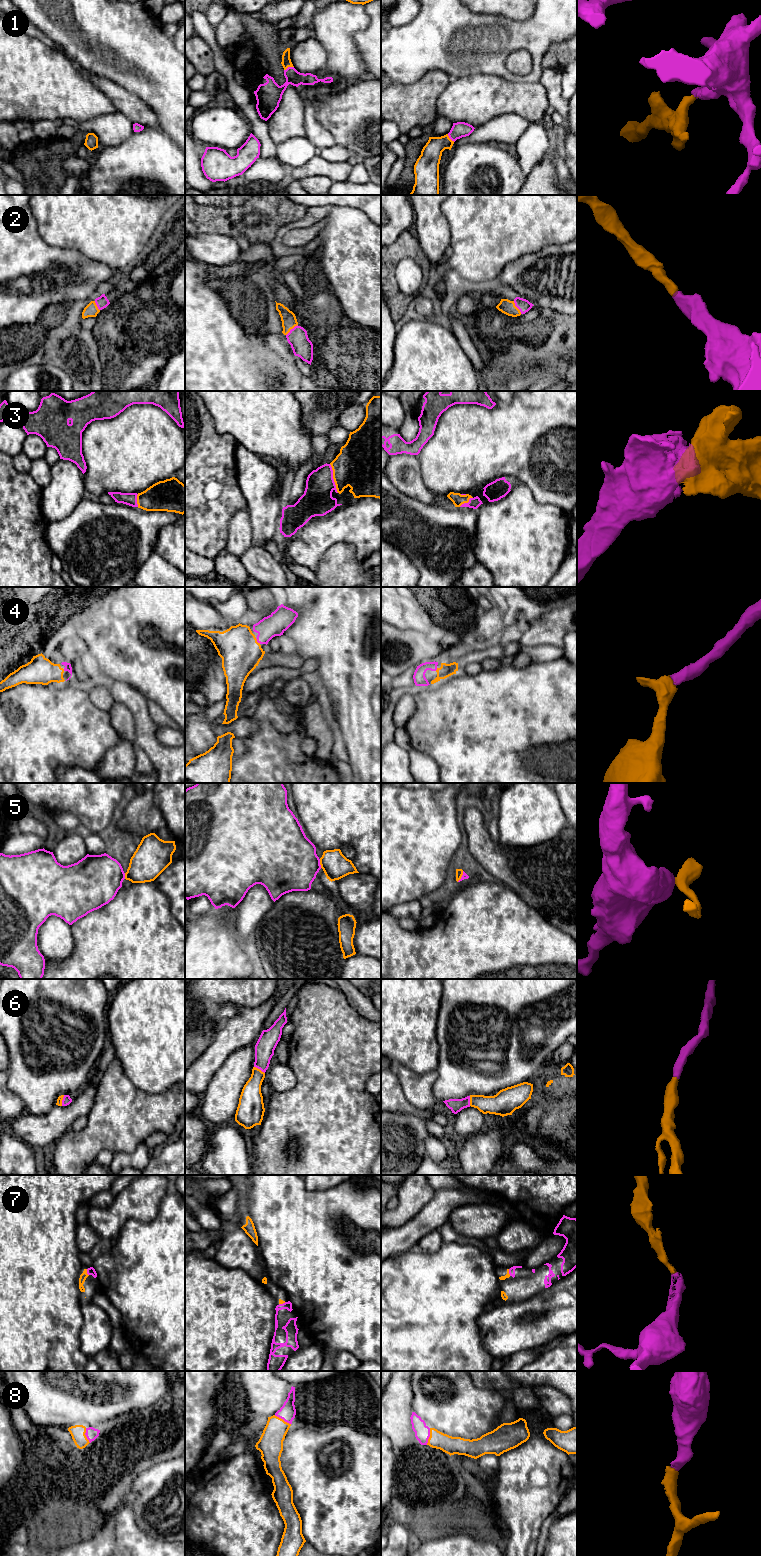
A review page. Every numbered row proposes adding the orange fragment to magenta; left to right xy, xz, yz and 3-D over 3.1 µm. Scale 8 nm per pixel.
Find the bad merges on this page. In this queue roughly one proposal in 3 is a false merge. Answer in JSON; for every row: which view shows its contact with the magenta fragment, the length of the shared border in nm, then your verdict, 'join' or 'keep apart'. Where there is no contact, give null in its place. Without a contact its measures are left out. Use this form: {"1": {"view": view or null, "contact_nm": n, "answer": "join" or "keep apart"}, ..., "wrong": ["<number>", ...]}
{"1": {"view": "xz", "contact_nm": 90, "answer": "join"}, "2": {"view": "xz", "contact_nm": 130, "answer": "join"}, "3": {"view": "xz", "contact_nm": 240, "answer": "join"}, "4": {"view": "xz", "contact_nm": 60, "answer": "join"}, "5": {"view": "xz", "contact_nm": 70, "answer": "keep apart"}, "6": {"view": "xz", "contact_nm": 110, "answer": "join"}, "7": {"view": "xy", "contact_nm": 60, "answer": "join"}, "8": {"view": "yz", "contact_nm": 140, "answer": "join"}, "wrong": ["5"]}

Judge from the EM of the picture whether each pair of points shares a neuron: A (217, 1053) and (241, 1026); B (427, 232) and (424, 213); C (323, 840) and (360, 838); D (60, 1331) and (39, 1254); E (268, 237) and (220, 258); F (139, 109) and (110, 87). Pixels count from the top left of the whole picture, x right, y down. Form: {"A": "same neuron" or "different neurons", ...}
{"A": "same neuron", "B": "same neuron", "C": "same neuron", "D": "same neuron", "E": "different neurons", "F": "same neuron"}

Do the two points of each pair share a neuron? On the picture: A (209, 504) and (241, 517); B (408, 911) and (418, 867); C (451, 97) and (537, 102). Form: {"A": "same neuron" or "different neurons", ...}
{"A": "different neurons", "B": "different neurons", "C": "same neuron"}

